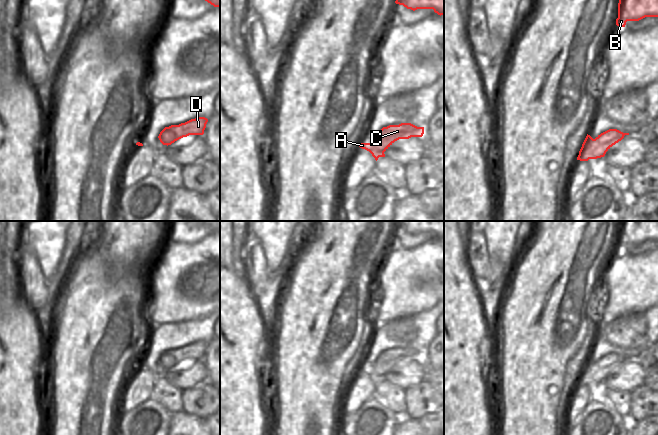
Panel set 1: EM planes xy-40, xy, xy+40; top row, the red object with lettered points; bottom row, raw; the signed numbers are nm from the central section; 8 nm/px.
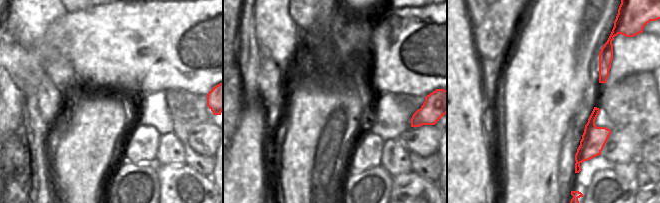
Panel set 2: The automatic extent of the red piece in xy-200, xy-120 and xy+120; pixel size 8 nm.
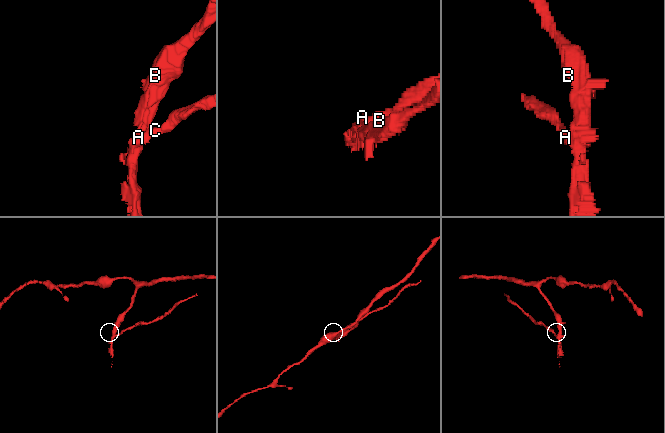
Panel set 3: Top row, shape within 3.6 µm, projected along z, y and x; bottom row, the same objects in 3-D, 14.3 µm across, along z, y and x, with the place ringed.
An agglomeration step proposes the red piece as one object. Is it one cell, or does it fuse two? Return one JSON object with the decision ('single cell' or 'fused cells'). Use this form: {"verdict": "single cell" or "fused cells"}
{"verdict": "fused cells"}

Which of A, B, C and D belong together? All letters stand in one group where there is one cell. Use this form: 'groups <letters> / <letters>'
groups A C D / B

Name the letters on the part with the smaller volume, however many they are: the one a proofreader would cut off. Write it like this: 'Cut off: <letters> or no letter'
Cut off: A, C, D

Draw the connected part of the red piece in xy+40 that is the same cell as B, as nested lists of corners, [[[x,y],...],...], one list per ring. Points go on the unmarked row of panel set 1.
[[[620,221],[616,249],[625,251],[627,245],[658,241],[658,221]]]

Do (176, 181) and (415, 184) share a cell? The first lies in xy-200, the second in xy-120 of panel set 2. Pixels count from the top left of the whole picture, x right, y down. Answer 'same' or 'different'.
same

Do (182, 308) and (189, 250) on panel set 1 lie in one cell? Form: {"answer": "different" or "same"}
{"answer": "same"}

